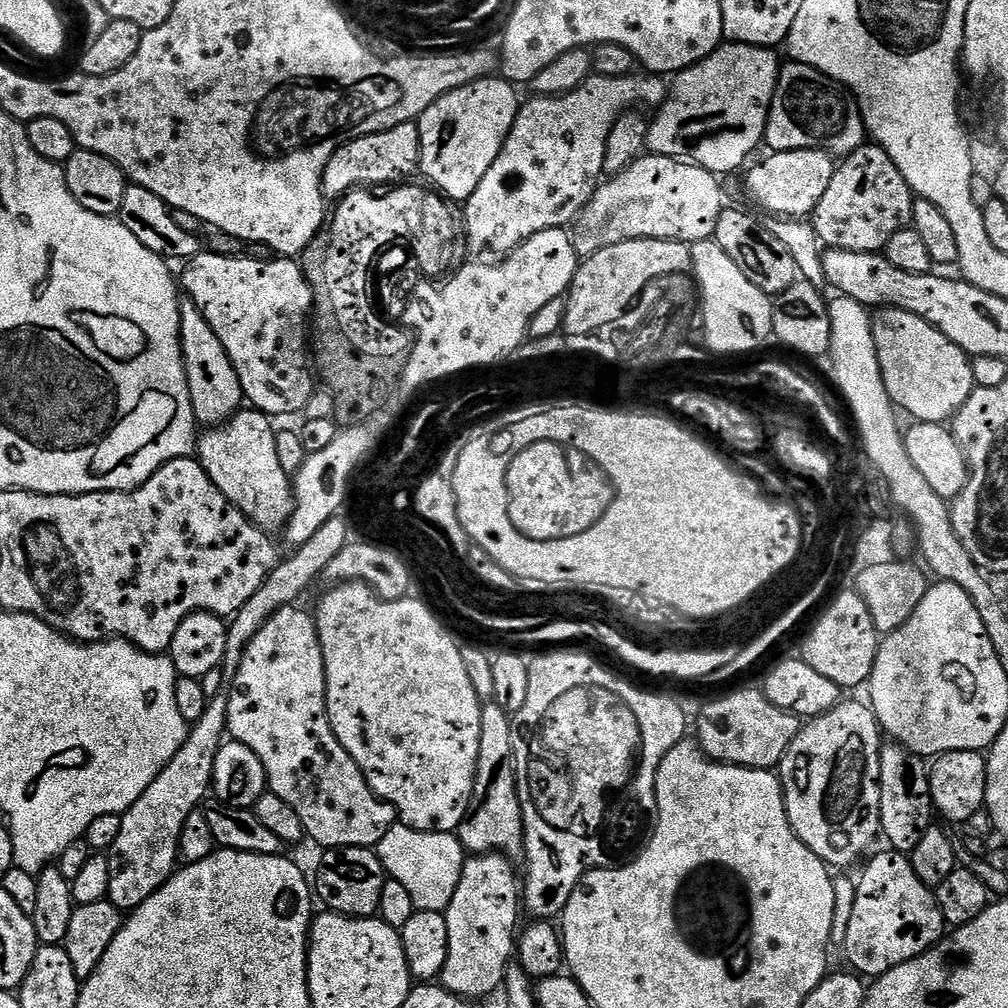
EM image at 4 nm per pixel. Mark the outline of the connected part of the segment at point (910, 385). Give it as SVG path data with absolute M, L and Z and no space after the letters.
M897 308L877 311L872 333L884 385L893 405L901 413L909 412L911 419L921 424L951 421L974 387L968 353L930 326L930 322Z

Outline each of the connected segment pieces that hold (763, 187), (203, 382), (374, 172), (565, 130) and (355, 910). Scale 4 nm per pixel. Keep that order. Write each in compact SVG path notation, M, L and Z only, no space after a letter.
M820 147L772 152L761 164L755 164L747 169L748 192L758 207L765 208L765 213L781 218L811 217L822 194L830 187L830 178L836 173L833 157Z
M187 298L181 299L180 302L180 349L184 355L190 402L192 412L196 415L197 425L224 424L231 416L241 411L245 398L242 382L238 378L238 370L234 370L234 362L230 362L230 354L226 354L226 346L218 342L218 334L214 334L214 326L206 322L196 303Z
M415 123L399 124L385 132L363 136L350 141L349 144L343 144L330 158L322 178L325 197L336 202L357 186L374 186L370 184L388 186L393 182L403 181L405 179L403 176L417 171L419 163L420 129Z
M593 74L589 76L583 84L579 84L573 92L565 92L559 96L542 96L536 94L531 97L533 100L525 99L523 103L521 103L520 112L514 118L514 126L510 130L510 134L506 138L506 142L502 146L498 158L494 158L494 166L490 166L490 170L486 170L486 178L482 178L482 182L478 182L478 190L474 190L474 194L470 194L470 198L463 205L464 224L468 227L468 244L474 251L480 252L483 248L489 248L492 252L500 252L496 254L507 254L513 252L522 242L526 242L526 238L530 238L542 230L550 230L551 228L567 229L569 225L575 221L580 211L588 205L588 199L590 199L592 193L596 191L598 181L605 175L604 159L606 158L606 138L610 138L610 130L614 126L616 119L620 117L621 112L627 112L635 109L637 106L644 106L640 104L659 106L664 103L665 98L669 94L669 85L667 83L663 84L663 82L660 81L663 79L661 79L659 75L636 75L637 74L629 74L626 76L619 76L618 78L610 78L609 76L597 76Z
M333 848L323 853L320 865L314 876L314 896L317 901L324 903L323 907L329 912L340 912L343 916L376 916L382 902L382 886L386 873L382 862L370 848Z

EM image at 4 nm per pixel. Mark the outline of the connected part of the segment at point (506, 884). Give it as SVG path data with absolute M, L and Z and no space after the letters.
M482 852L467 857L462 866L462 878L458 878L458 890L450 898L450 906L444 911L446 930L450 934L450 950L446 950L446 966L439 983L447 992L465 997L473 1002L479 996L488 996L499 989L514 960L514 949L518 939L516 919L522 916L522 884L518 872L512 869L513 861L500 852Z

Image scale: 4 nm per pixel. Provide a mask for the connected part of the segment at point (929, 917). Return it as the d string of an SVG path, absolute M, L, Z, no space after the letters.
M877 851L863 865L864 873L856 884L856 897L844 932L844 956L864 978L879 978L894 970L894 966L918 958L940 943L946 932L936 893L914 874L911 859L903 852L883 851Z

